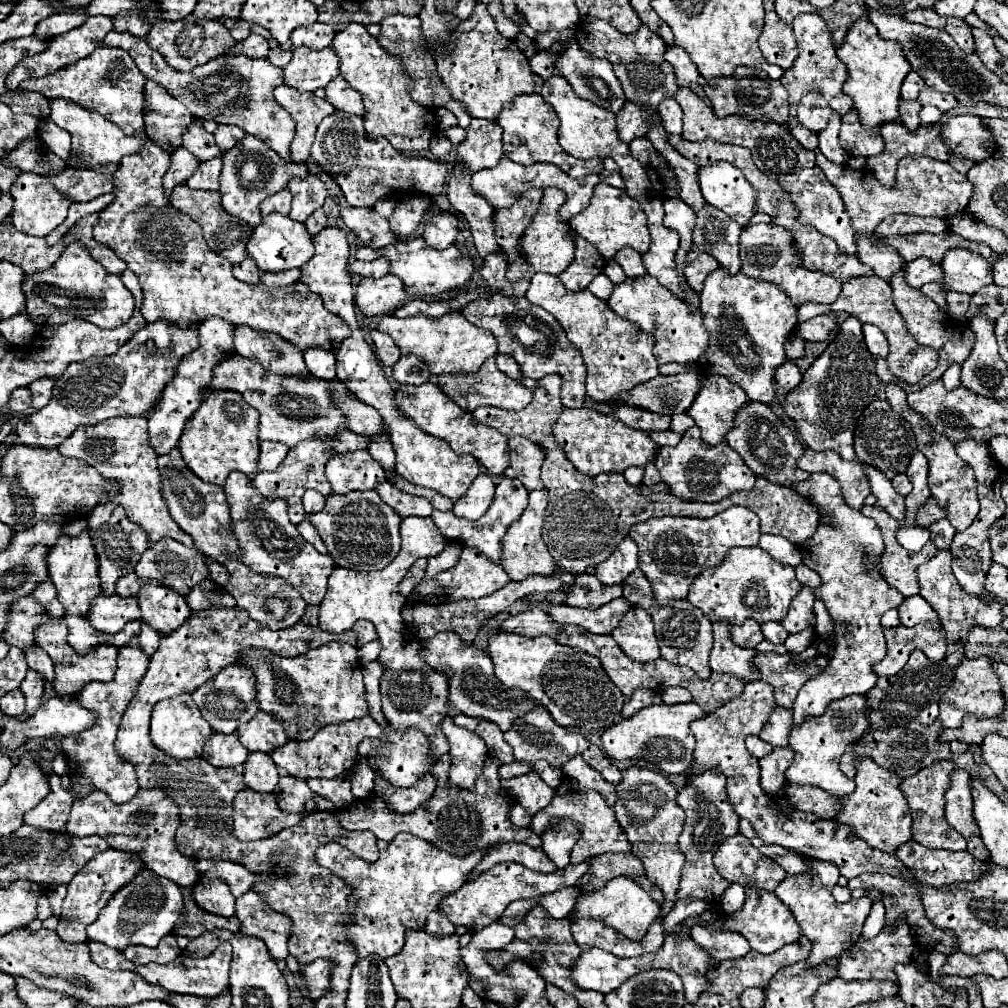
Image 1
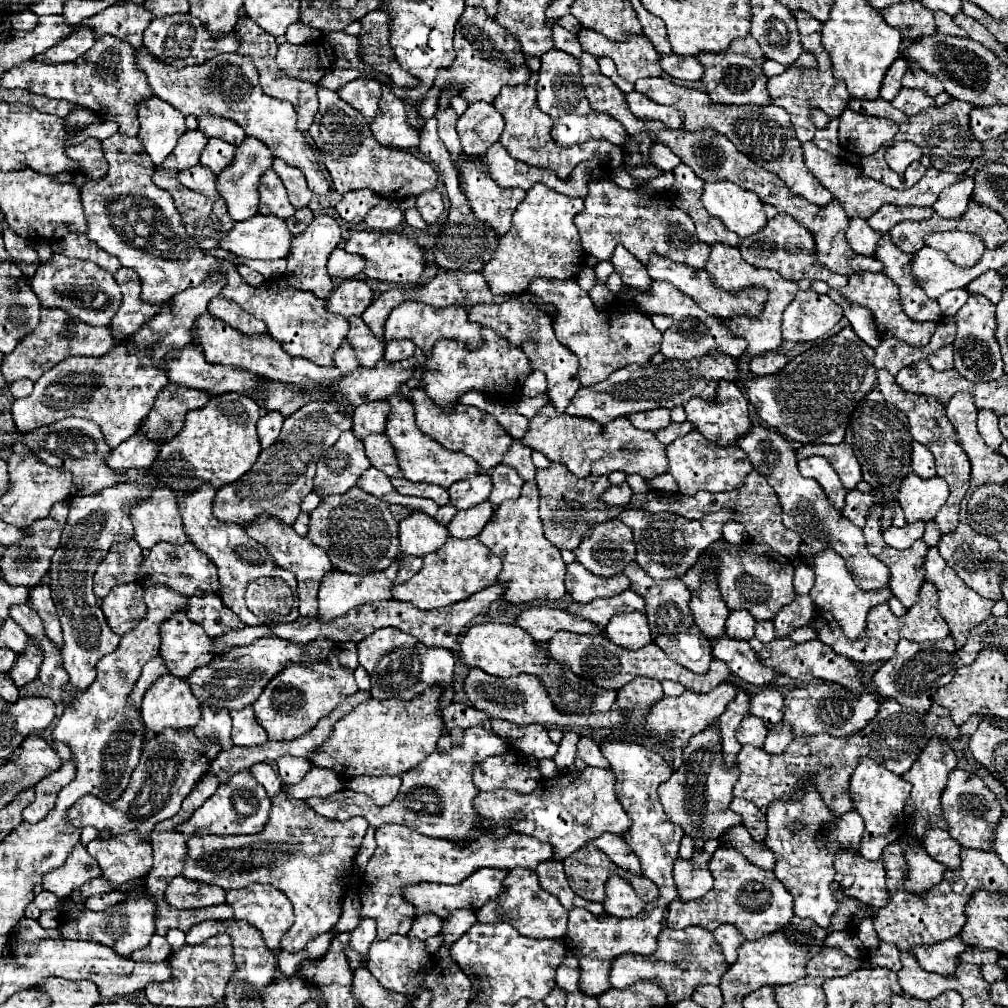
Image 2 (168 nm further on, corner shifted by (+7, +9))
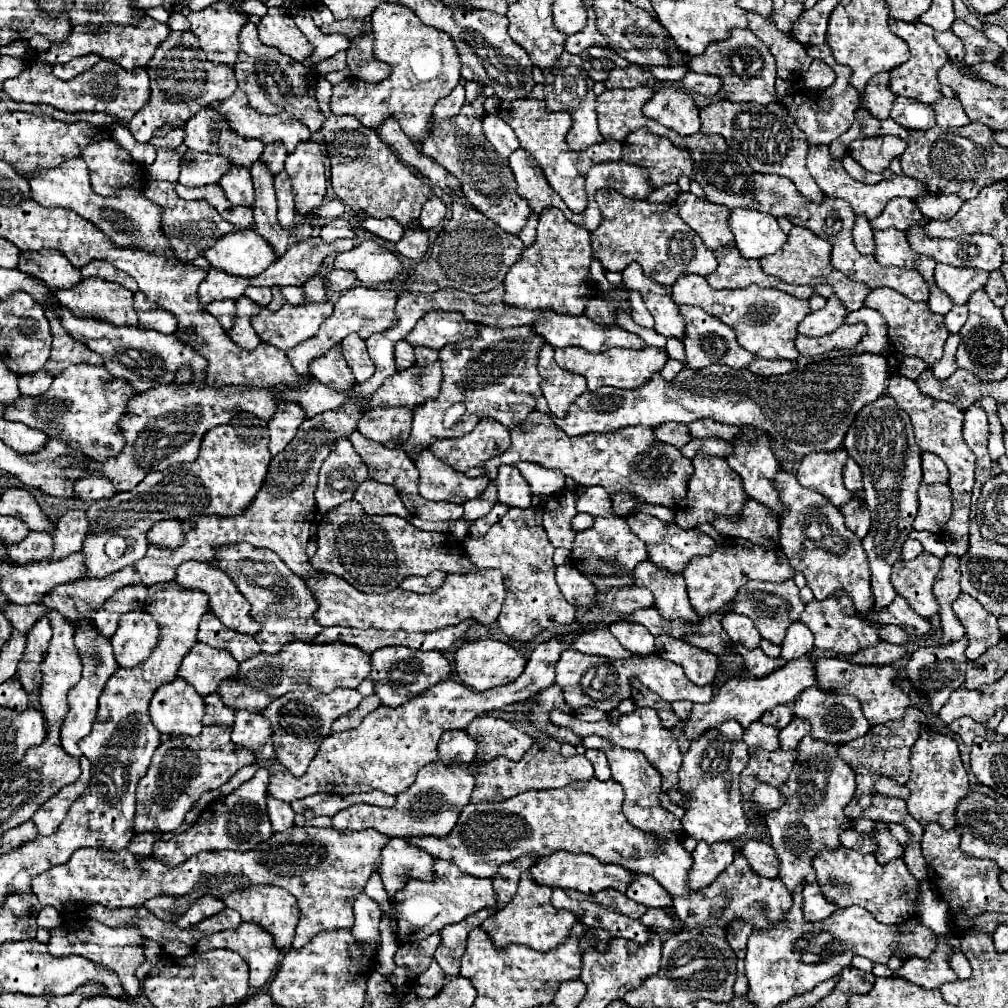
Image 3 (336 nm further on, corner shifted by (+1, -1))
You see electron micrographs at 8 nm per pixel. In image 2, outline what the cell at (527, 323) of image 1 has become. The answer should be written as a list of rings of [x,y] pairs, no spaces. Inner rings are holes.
[[[516,297],[516,299],[504,301],[504,303],[490,303],[490,305],[478,303],[468,309],[468,319],[476,321],[484,327],[490,327],[496,335],[502,335],[510,345],[522,349],[528,355],[532,369],[544,371],[544,375],[548,379],[550,403],[556,407],[558,413],[562,413],[570,405],[574,393],[580,389],[578,359],[574,353],[570,353],[570,349],[566,349],[556,339],[550,315],[546,315],[544,311],[538,311],[538,307],[532,301],[520,301]]]

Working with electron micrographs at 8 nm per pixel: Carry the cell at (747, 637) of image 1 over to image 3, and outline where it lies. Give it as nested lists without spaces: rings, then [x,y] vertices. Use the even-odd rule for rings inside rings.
[[[726,613],[724,619],[722,619],[722,627],[734,643],[740,643],[748,649],[758,647],[760,639],[762,639],[754,621],[750,617],[744,617],[744,615],[738,615],[738,613]]]

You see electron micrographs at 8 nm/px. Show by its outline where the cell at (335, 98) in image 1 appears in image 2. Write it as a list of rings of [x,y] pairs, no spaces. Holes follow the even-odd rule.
[[[358,77],[346,85],[342,85],[338,91],[340,99],[344,99],[348,105],[352,105],[356,111],[360,111],[368,121],[374,119],[378,111],[378,99],[380,99],[380,83],[374,79]]]

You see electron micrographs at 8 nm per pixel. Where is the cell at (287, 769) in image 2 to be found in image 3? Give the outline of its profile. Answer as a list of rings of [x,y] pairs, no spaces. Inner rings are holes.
[[[314,689],[308,691],[292,691],[286,693],[284,697],[272,701],[268,709],[264,709],[264,717],[270,719],[272,723],[272,739],[274,739],[274,749],[276,749],[276,759],[296,777],[304,775],[308,769],[308,763],[316,755],[318,747],[322,741],[332,733],[332,723],[342,717],[352,713],[362,701],[362,695],[356,689],[334,689],[328,695],[316,693]]]

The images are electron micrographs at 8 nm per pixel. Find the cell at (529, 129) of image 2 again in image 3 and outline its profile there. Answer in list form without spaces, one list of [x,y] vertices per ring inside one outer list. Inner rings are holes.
[[[516,99],[510,103],[502,103],[498,109],[498,115],[514,129],[520,147],[526,149],[542,167],[550,187],[562,197],[566,207],[574,213],[582,213],[588,205],[586,201],[586,191],[584,191],[584,179],[590,167],[604,163],[604,161],[616,161],[620,159],[622,153],[622,143],[614,139],[604,139],[588,149],[574,151],[566,145],[566,135],[568,129],[572,127],[572,117],[570,113],[552,113],[546,109],[546,101],[538,99]]]

